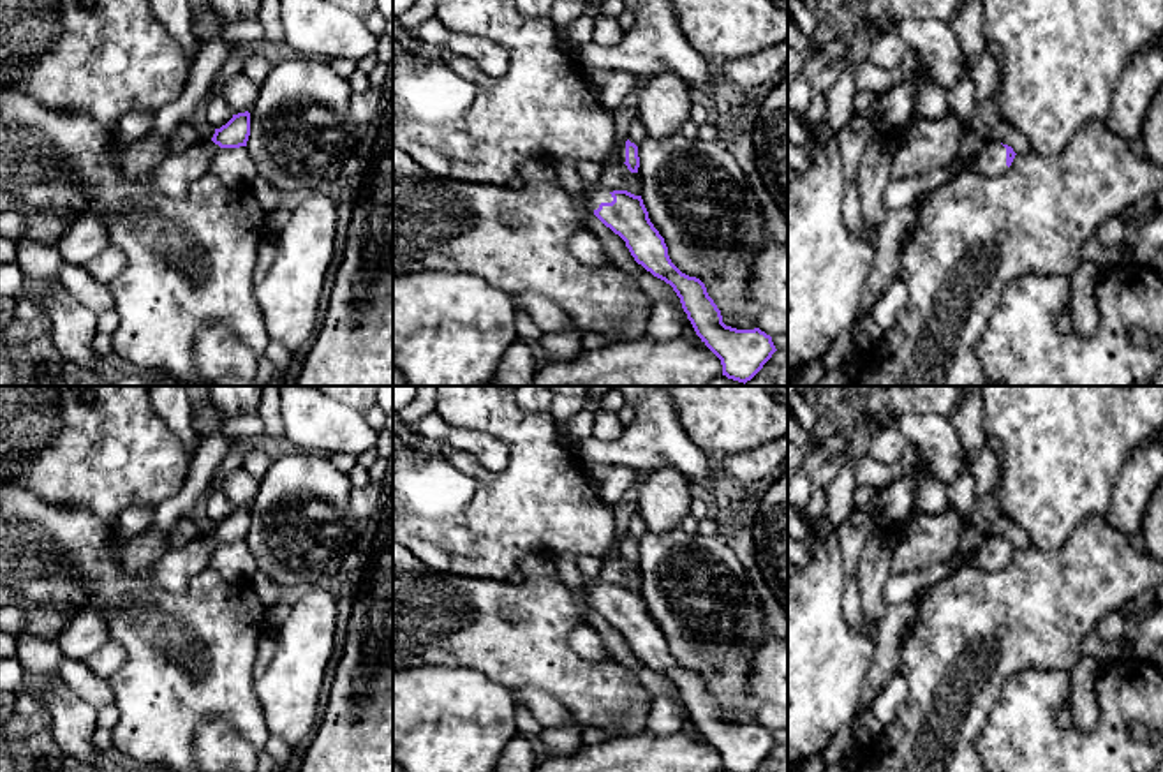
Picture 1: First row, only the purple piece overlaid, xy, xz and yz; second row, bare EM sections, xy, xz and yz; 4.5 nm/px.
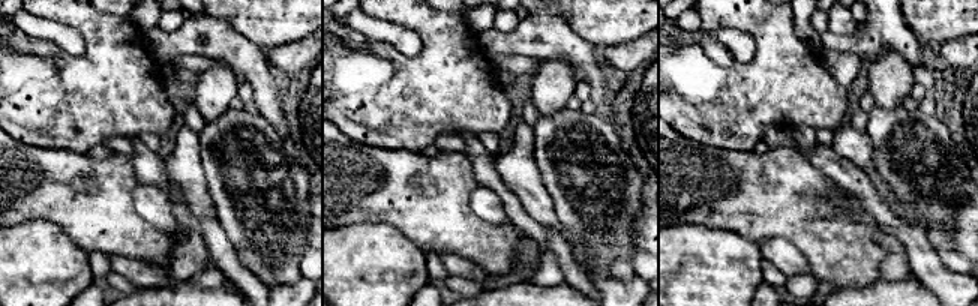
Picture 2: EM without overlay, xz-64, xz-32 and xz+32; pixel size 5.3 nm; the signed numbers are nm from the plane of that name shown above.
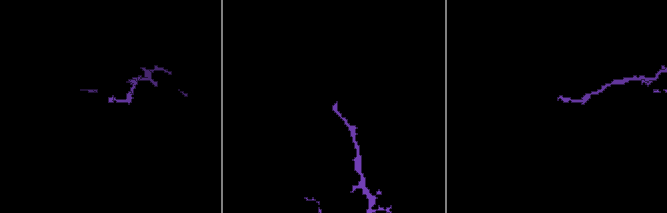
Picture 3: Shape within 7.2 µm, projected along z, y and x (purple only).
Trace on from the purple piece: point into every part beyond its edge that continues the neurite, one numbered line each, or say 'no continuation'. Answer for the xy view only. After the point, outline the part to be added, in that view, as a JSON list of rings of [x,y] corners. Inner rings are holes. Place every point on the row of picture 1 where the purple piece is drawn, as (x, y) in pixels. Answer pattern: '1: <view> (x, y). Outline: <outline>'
1: xy (175, 173). Outline: [[[201,139],[181,153],[167,155],[150,174],[146,185],[167,197],[183,197],[189,185],[210,173],[211,153],[220,148]]]

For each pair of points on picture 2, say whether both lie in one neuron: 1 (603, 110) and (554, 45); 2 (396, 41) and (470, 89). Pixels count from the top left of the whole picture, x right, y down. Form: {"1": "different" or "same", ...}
{"1": "same", "2": "different"}

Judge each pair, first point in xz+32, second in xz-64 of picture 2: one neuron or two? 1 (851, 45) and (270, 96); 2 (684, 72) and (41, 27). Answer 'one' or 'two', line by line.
1: one
2: two

